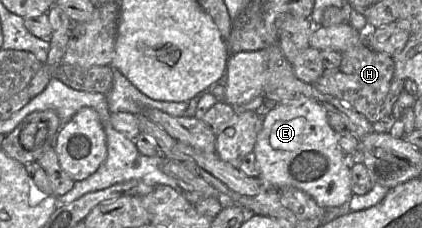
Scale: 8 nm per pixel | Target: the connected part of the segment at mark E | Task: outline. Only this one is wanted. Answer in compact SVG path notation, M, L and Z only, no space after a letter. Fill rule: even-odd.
M298 100L278 104L265 102L261 113L262 128L254 144L253 152L260 171L260 179L268 186L280 190L295 187L310 195L323 208L348 204L353 193L350 187L351 168L347 156L342 152L338 132L328 123L327 109L313 100Z

